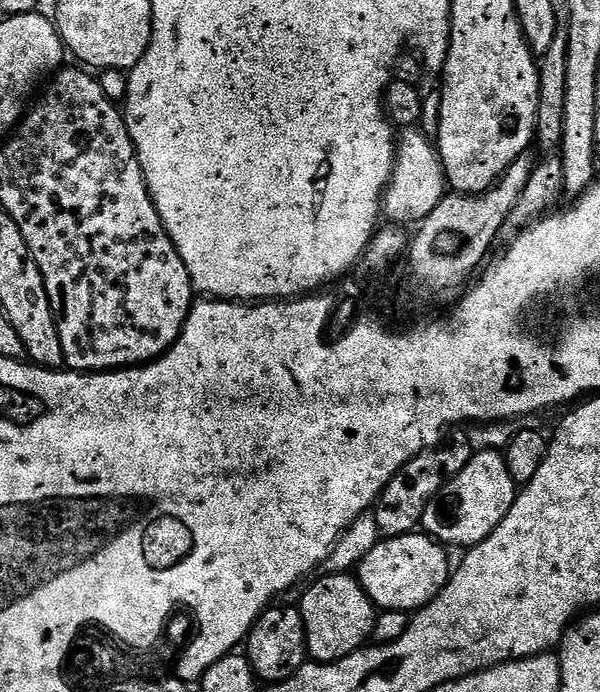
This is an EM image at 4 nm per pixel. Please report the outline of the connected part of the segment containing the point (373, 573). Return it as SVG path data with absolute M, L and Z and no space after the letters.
M427 534L389 536L360 561L354 575L377 609L415 614L427 606L448 585L450 563L445 545Z

